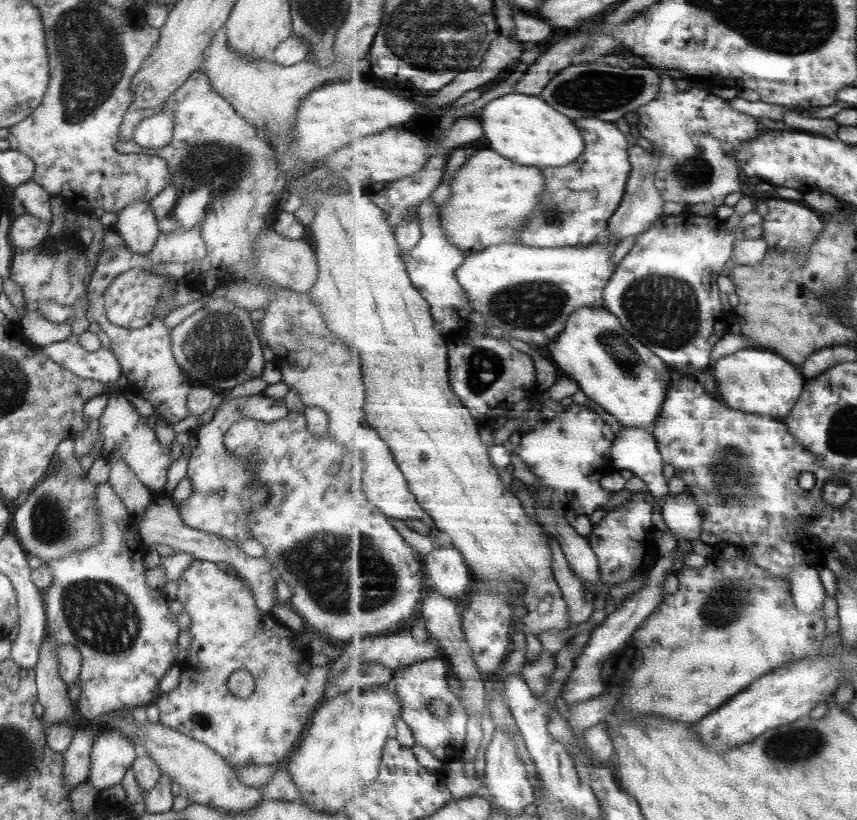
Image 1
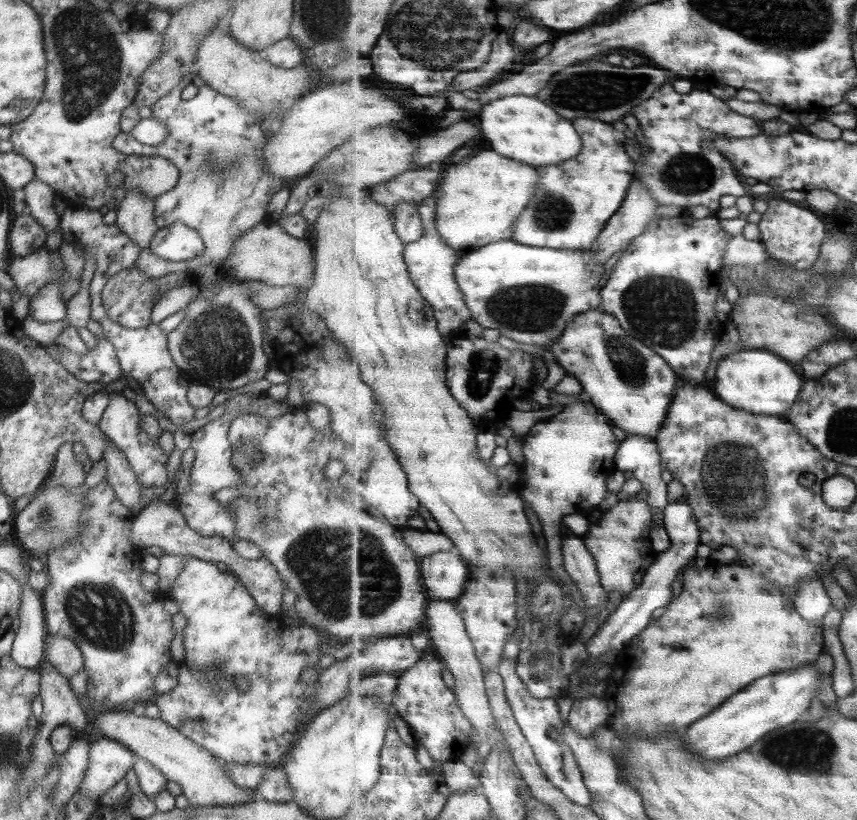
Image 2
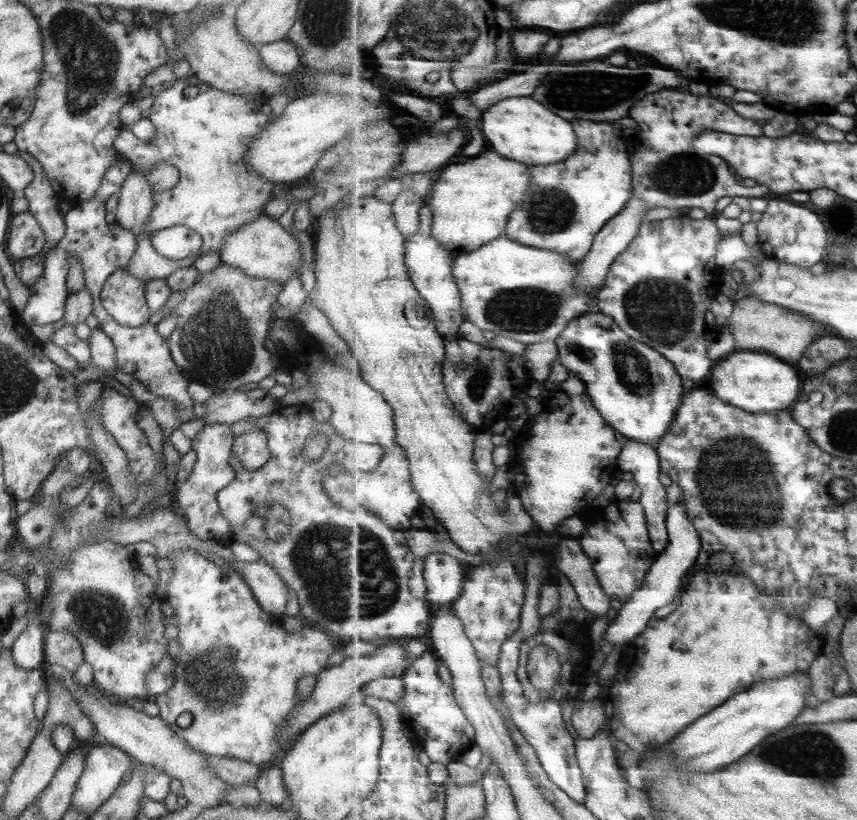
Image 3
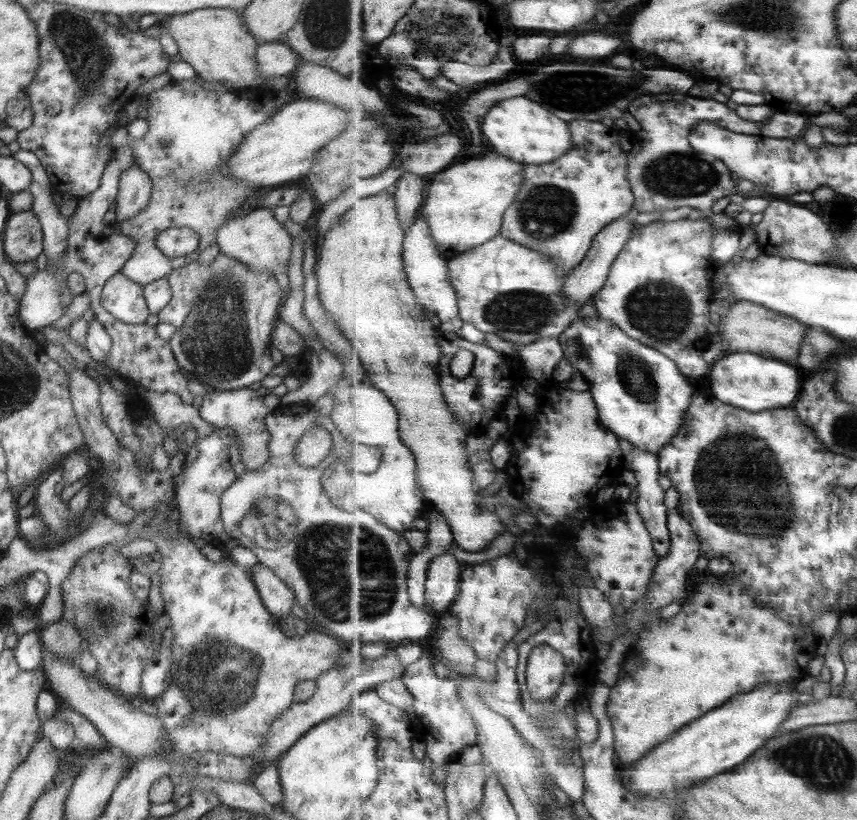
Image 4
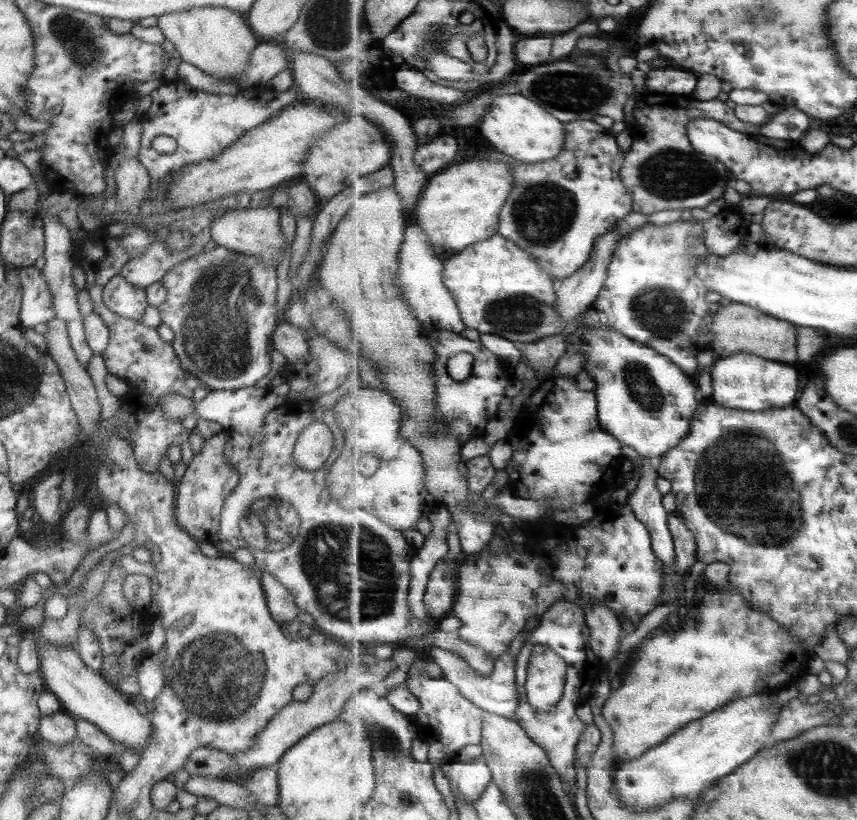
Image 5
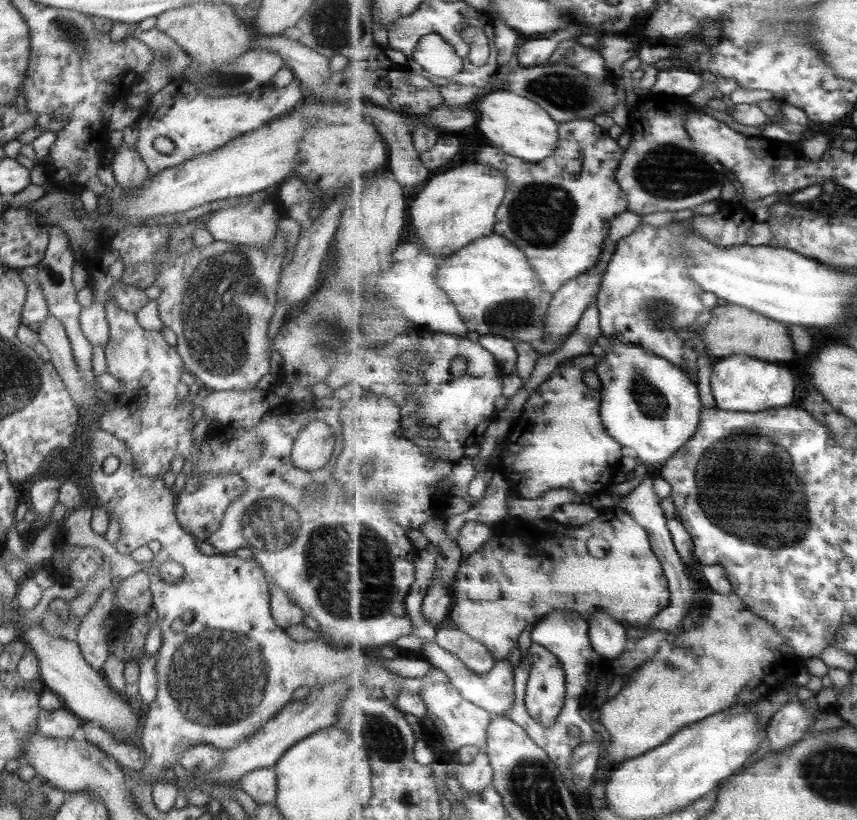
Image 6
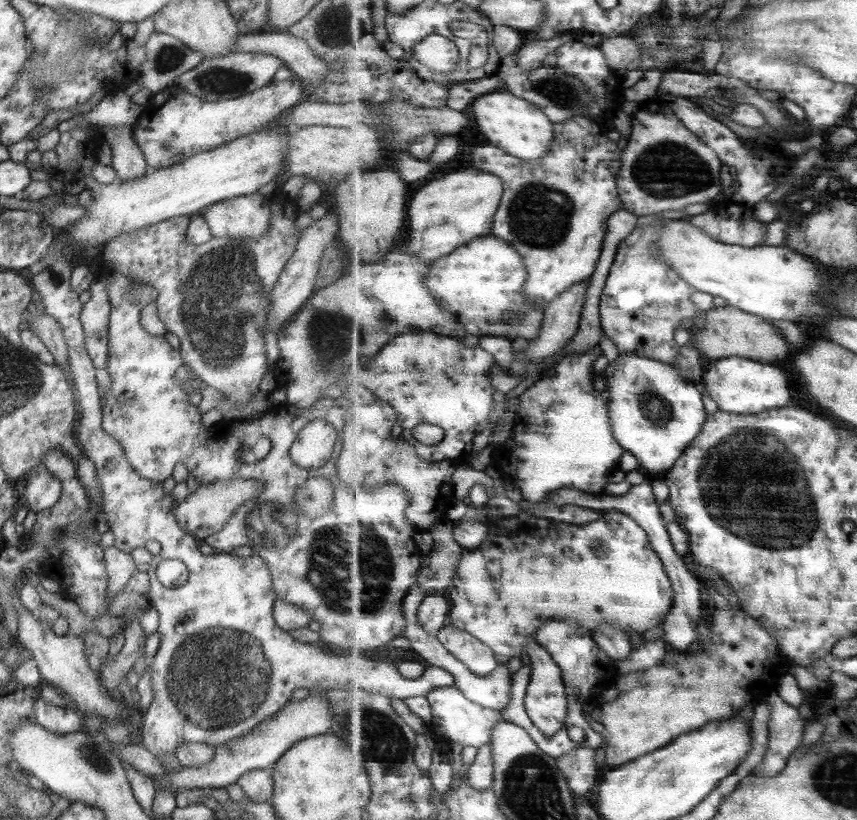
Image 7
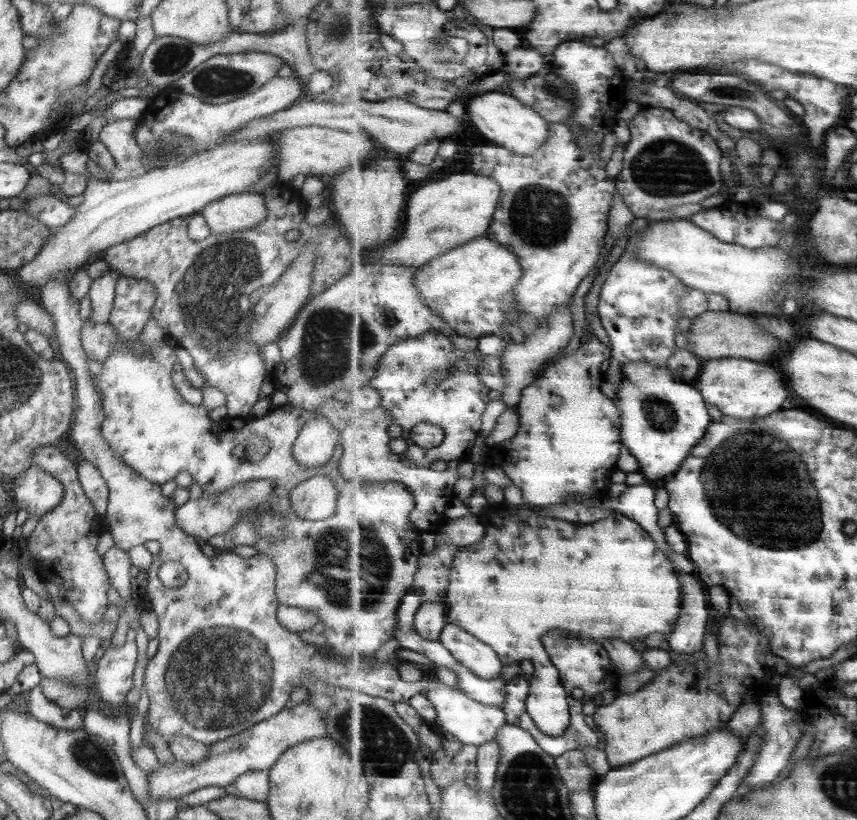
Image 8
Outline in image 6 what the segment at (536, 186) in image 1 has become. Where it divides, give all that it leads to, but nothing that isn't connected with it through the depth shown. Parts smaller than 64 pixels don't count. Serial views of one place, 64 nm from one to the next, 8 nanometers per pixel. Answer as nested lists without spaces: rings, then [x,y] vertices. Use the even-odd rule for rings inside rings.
[[[481,162],[432,176],[409,207],[414,234],[433,256],[439,259],[453,256],[475,240],[496,234],[497,214],[506,194],[507,178]]]

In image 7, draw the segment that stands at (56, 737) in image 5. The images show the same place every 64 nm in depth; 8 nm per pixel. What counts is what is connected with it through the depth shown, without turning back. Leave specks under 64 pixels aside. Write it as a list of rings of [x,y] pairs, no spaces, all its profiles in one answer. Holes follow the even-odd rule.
[[[39,688],[34,690],[33,714],[35,722],[53,734],[63,735],[83,729],[84,717],[79,711],[53,706],[40,698]]]

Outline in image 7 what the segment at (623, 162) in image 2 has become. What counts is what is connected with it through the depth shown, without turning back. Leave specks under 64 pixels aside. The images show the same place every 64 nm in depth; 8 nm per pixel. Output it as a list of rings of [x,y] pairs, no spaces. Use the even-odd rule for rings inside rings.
[[[583,116],[555,123],[554,143],[541,159],[520,159],[497,146],[479,146],[473,152],[475,168],[483,172],[495,172],[495,176],[503,180],[505,192],[494,219],[492,234],[507,240],[522,254],[530,273],[526,292],[531,302],[547,307],[551,300],[559,298],[567,288],[594,274],[603,252],[609,220],[625,206],[616,174],[611,173],[611,166],[621,162],[622,153],[615,142],[605,138],[603,126],[599,128],[597,123],[589,122]]]

